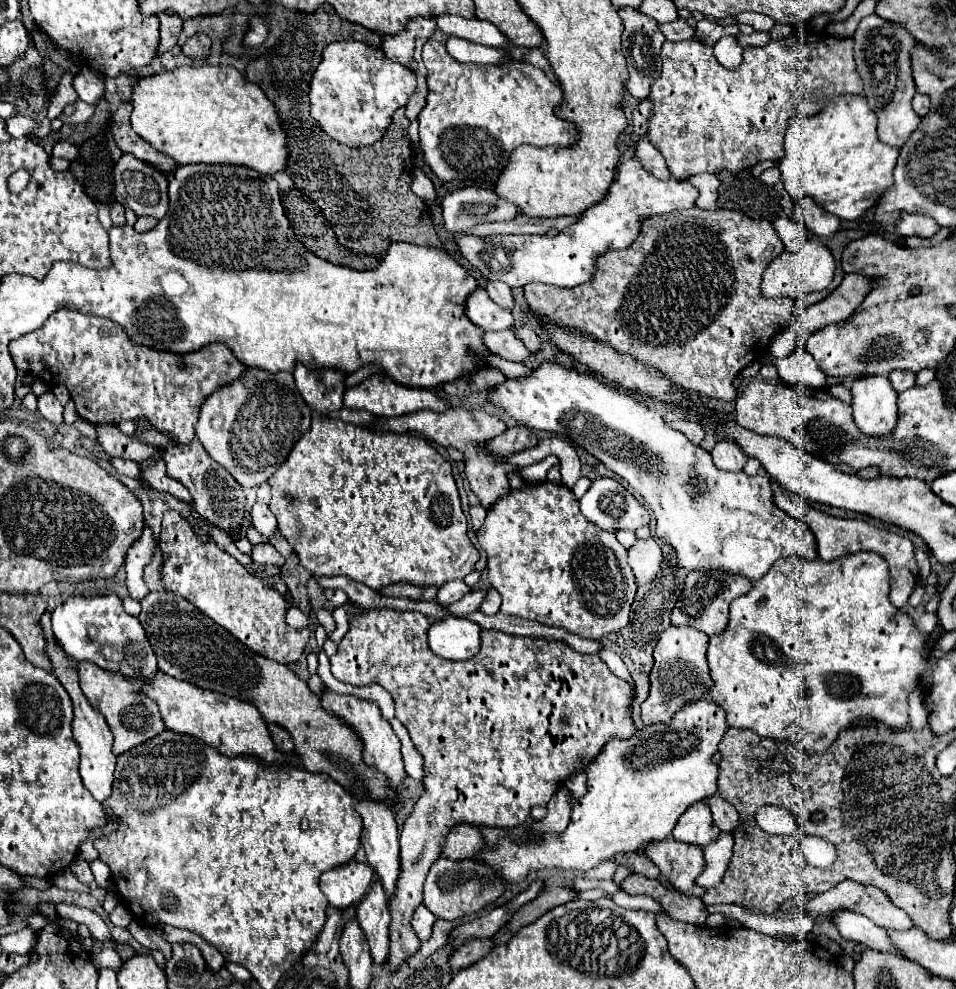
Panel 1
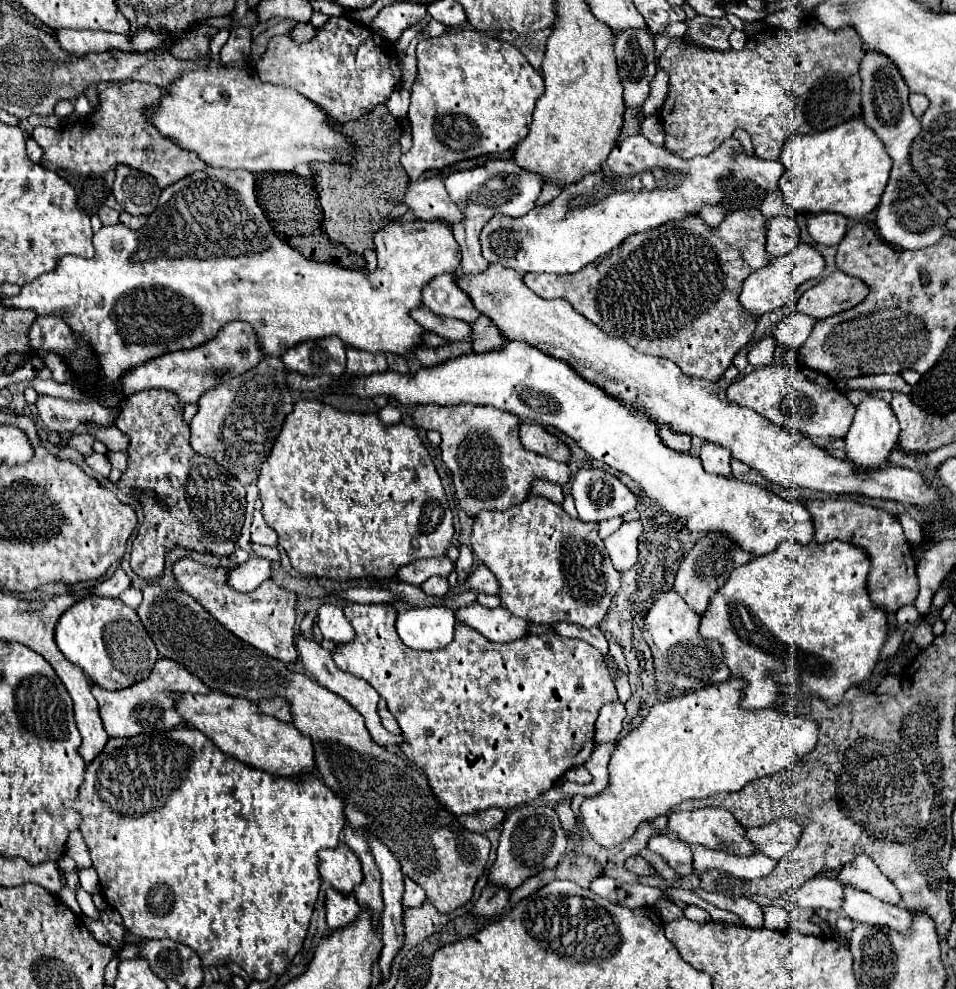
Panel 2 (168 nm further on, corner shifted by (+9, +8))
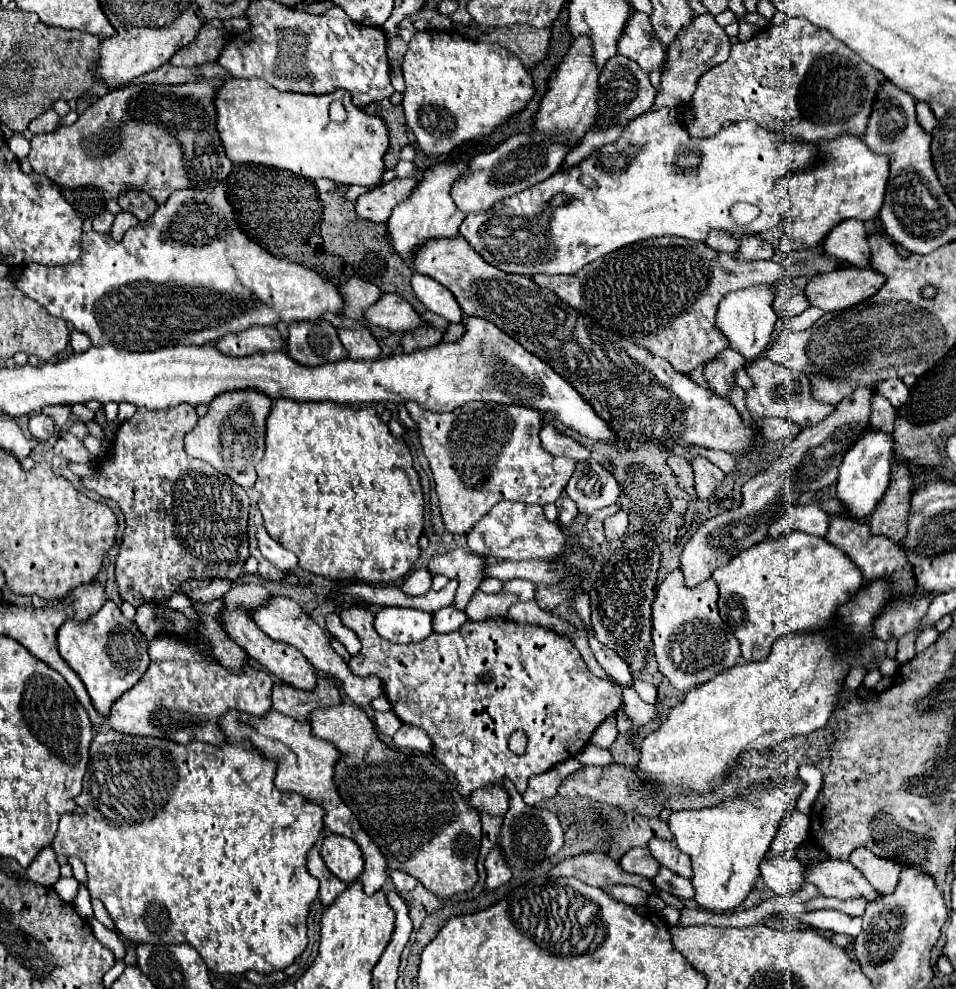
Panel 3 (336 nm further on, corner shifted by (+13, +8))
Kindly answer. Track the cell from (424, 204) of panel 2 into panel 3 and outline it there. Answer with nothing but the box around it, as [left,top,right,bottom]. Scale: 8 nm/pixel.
[354,178,414,222]

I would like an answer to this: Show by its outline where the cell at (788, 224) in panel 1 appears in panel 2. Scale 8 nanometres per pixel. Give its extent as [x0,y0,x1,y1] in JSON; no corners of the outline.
[766,216,798,256]

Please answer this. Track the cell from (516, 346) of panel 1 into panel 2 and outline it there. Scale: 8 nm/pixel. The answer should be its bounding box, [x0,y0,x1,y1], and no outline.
[412,306,474,342]

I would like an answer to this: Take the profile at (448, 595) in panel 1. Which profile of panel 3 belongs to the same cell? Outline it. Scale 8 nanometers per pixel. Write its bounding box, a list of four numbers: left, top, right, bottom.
[400,570,432,596]

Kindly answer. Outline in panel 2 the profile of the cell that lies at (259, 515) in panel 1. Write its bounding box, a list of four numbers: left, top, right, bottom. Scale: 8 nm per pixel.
[250,510,278,546]

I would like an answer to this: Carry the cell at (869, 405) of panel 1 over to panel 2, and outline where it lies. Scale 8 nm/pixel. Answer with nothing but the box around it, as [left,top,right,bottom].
[846,394,900,470]

